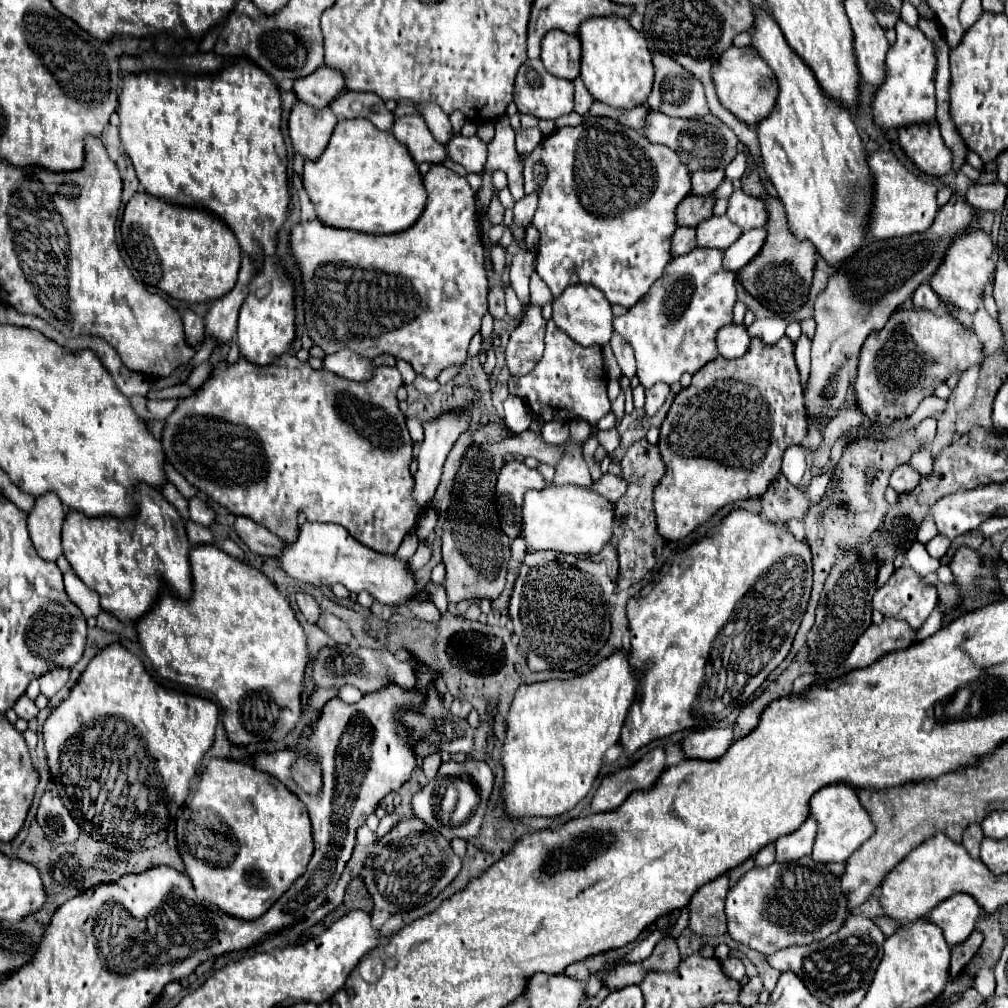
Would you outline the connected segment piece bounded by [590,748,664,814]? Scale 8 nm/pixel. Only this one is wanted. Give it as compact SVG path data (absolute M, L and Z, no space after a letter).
M654 748L648 754L644 754L636 764L608 774L592 798L590 804L592 814L618 808L634 790L652 788L652 784L660 778L662 772L664 772L664 750Z

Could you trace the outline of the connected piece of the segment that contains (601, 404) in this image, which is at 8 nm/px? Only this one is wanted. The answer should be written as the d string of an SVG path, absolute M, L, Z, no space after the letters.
M548 320L544 356L530 374L522 378L510 378L508 390L510 394L526 400L530 410L542 416L546 422L584 418L586 422L596 424L610 410L610 400L606 396L606 380L608 378L602 362L602 348L584 348L576 344L562 330L558 330L552 320Z

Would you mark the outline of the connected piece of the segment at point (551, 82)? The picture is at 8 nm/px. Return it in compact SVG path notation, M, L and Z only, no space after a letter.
M540 58L526 60L526 64L522 64L522 68L518 70L518 76L516 76L514 104L524 114L532 114L536 118L552 118L552 120L556 120L560 116L572 112L572 108L574 108L574 104L572 104L572 92L574 92L572 82L552 76L544 68L544 64L542 64Z

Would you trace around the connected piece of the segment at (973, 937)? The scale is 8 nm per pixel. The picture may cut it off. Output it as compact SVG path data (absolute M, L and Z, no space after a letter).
M974 930L970 934L970 938L958 946L952 948L952 960L950 960L950 976L958 976L966 966L968 962L976 956L980 944L982 944L982 934L978 930Z

